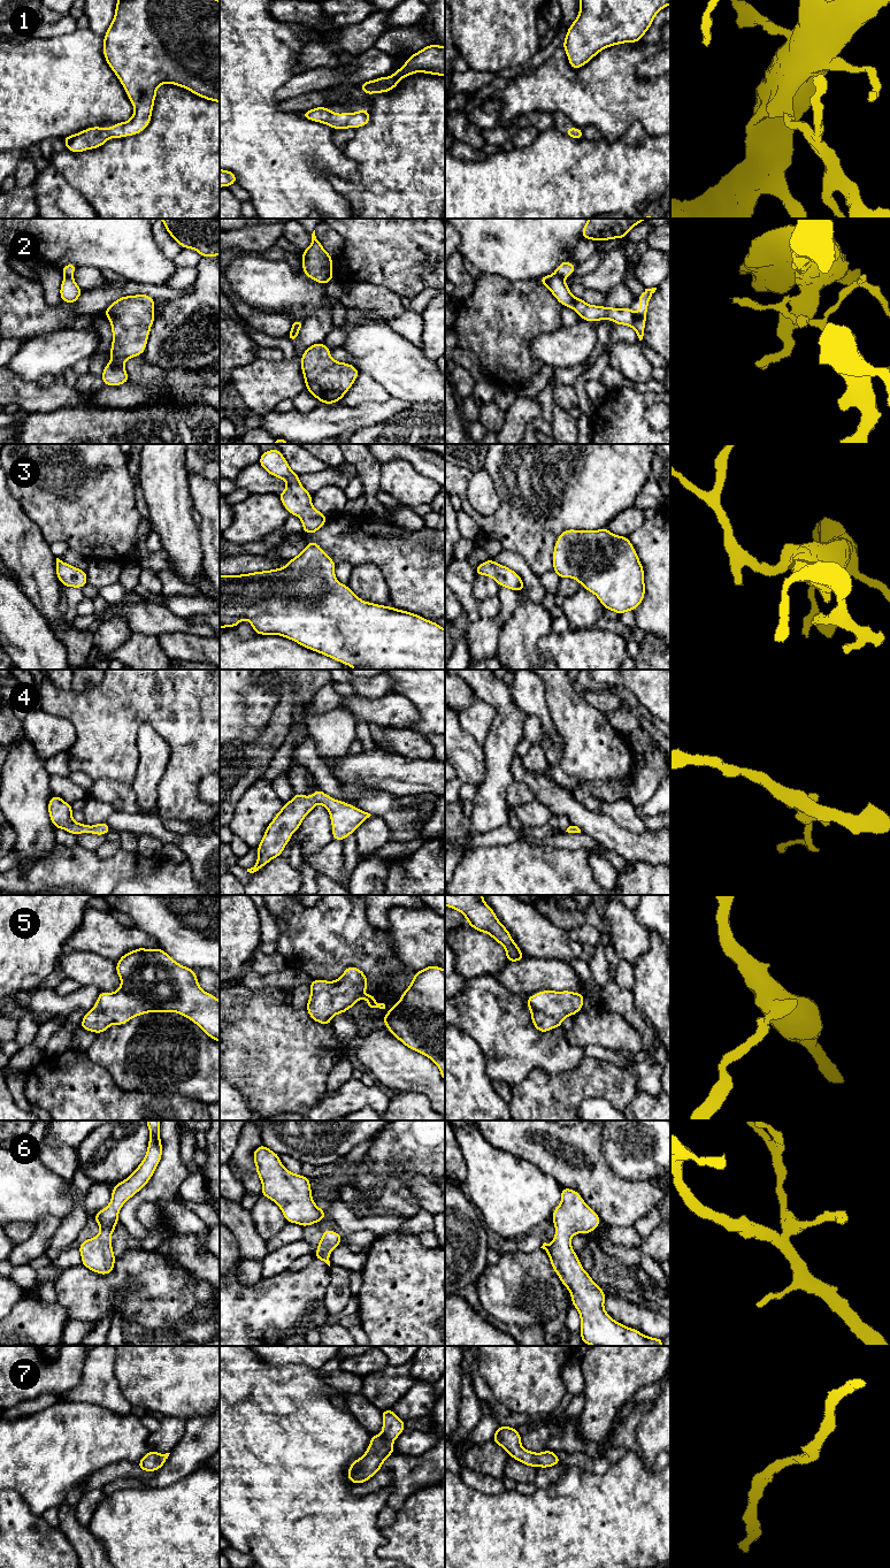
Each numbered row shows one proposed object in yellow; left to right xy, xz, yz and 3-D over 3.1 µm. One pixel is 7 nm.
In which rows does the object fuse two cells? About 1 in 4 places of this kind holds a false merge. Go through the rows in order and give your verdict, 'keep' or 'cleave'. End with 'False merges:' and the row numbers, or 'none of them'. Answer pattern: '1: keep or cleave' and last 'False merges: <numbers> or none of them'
1: keep
2: cleave
3: keep
4: keep
5: keep
6: keep
7: keep
False merges: 2

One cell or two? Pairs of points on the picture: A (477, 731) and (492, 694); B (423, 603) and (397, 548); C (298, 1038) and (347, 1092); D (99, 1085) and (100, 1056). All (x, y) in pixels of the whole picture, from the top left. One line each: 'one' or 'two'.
A: two
B: one
C: two
D: two

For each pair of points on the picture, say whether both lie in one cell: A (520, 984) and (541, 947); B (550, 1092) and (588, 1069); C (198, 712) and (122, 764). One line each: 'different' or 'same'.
A: different
B: same
C: same

